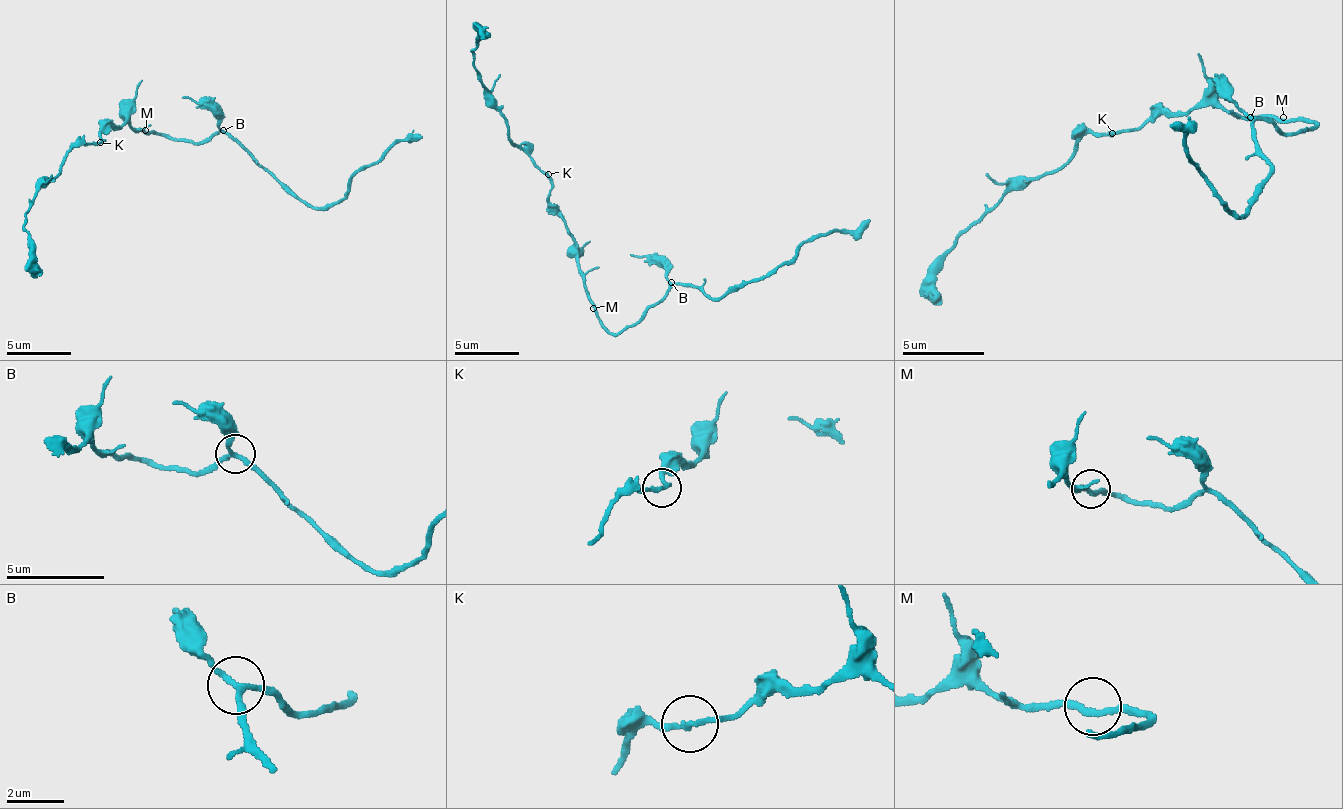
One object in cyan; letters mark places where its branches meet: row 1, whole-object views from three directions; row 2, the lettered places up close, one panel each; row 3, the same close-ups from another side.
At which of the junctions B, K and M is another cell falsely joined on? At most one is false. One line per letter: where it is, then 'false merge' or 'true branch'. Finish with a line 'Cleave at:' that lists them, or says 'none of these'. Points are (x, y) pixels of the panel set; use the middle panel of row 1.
B: place (671, 282); true branch
K: place (548, 174); true branch
M: place (593, 308); true branch
Cleave at: none of these

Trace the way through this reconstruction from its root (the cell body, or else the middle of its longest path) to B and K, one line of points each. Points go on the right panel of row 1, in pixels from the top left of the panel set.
B: (1279, 121), (1311, 121), (1315, 125), (1295, 134), (1283, 134), (1271, 121), (1250, 117)
K: (1279, 121), (1238, 117), (1213, 105), (1193, 105), (1185, 113), (1156, 113), (1136, 130), (1115, 130), (1111, 134)

